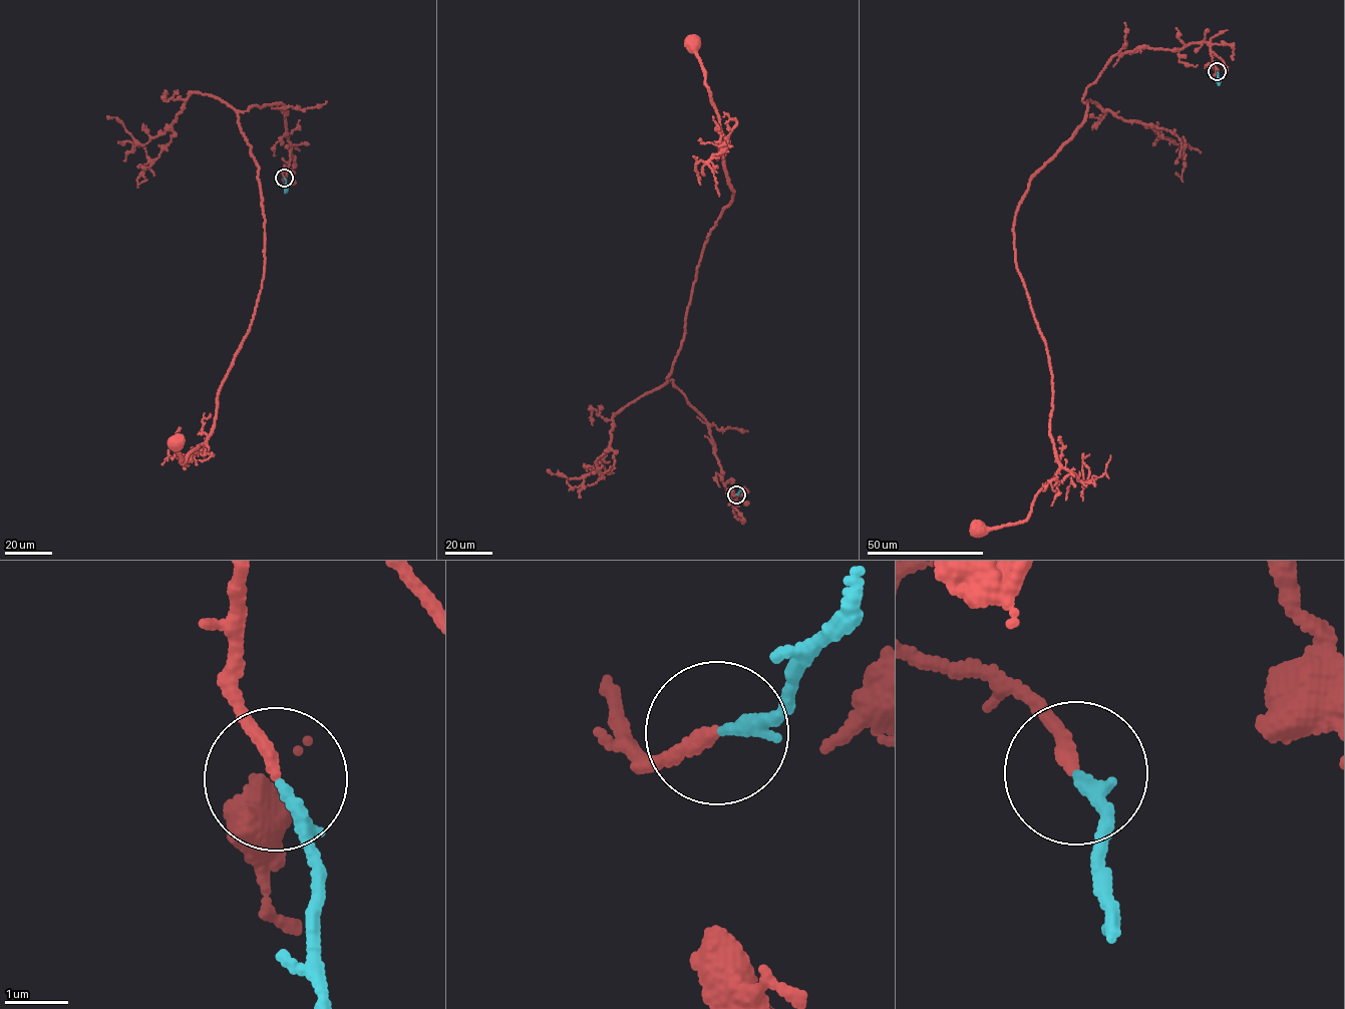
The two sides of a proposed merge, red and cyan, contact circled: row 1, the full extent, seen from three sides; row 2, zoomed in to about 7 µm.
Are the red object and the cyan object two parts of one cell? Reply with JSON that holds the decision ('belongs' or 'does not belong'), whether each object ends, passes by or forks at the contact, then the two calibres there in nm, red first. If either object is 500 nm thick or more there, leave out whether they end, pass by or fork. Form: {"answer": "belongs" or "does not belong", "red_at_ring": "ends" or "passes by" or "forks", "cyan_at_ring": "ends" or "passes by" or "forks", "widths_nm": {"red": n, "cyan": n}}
{"answer": "belongs", "red_at_ring": "ends", "cyan_at_ring": "ends", "widths_nm": {"red": 190, "cyan": 200}}

